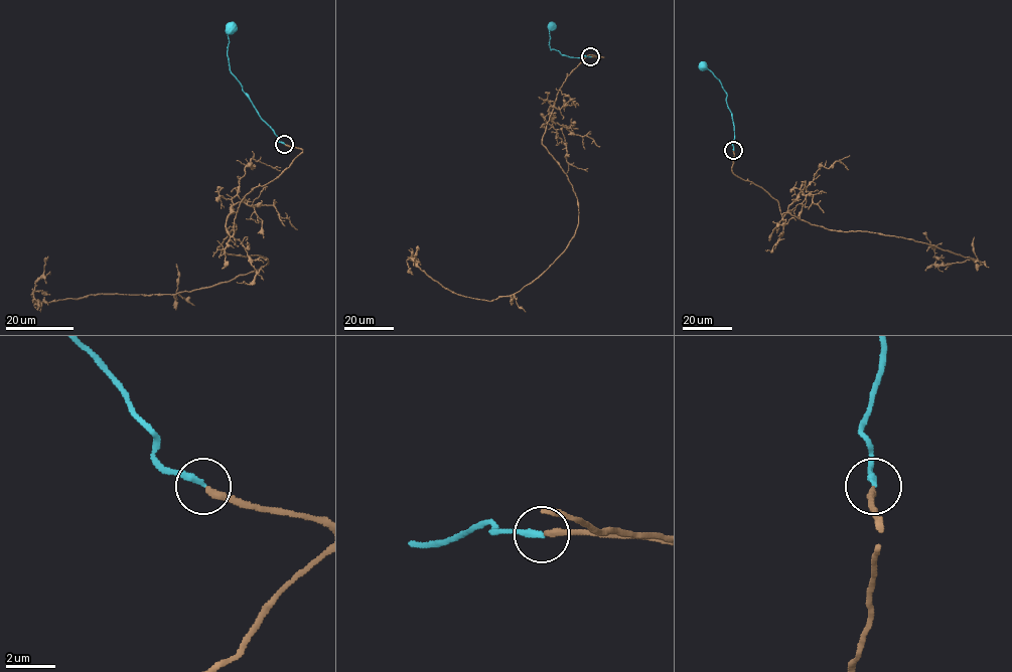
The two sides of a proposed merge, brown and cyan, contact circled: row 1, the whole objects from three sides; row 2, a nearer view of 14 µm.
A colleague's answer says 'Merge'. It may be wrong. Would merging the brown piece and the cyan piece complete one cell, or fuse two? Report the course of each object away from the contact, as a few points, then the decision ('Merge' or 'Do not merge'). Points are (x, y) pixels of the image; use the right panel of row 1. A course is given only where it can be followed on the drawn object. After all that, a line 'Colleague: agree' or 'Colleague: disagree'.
Course of brown: (733, 150), (732, 172), (766, 190), (781, 214), (831, 229), (913, 239), (978, 260), (936, 265), (925, 231). Course of cyan: (733, 150), (734, 128), (727, 94), (713, 73), (702, 66). Do not merge
Colleague: disagree

